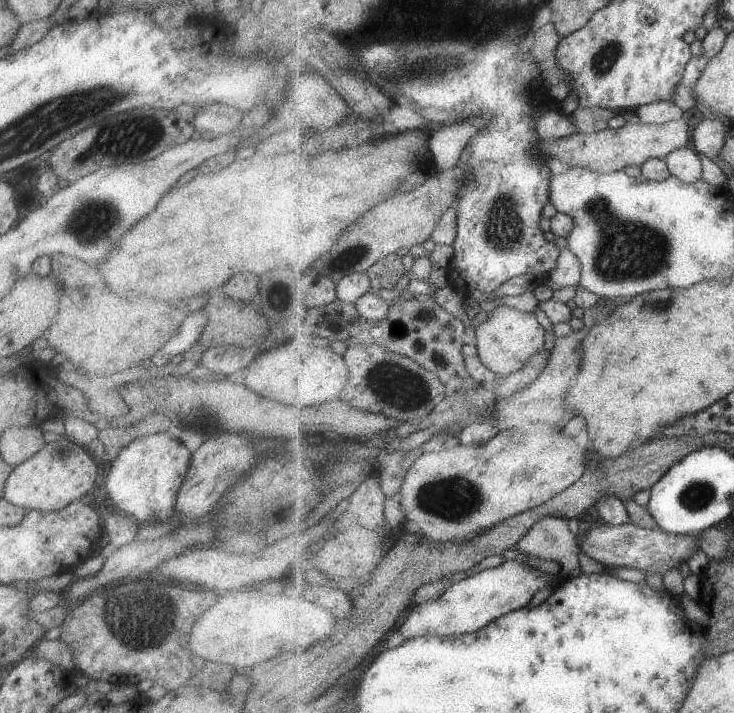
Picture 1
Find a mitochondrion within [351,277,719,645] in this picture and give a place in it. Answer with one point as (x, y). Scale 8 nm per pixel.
(453, 499)

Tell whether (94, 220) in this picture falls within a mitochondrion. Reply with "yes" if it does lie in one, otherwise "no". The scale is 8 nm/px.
yes

